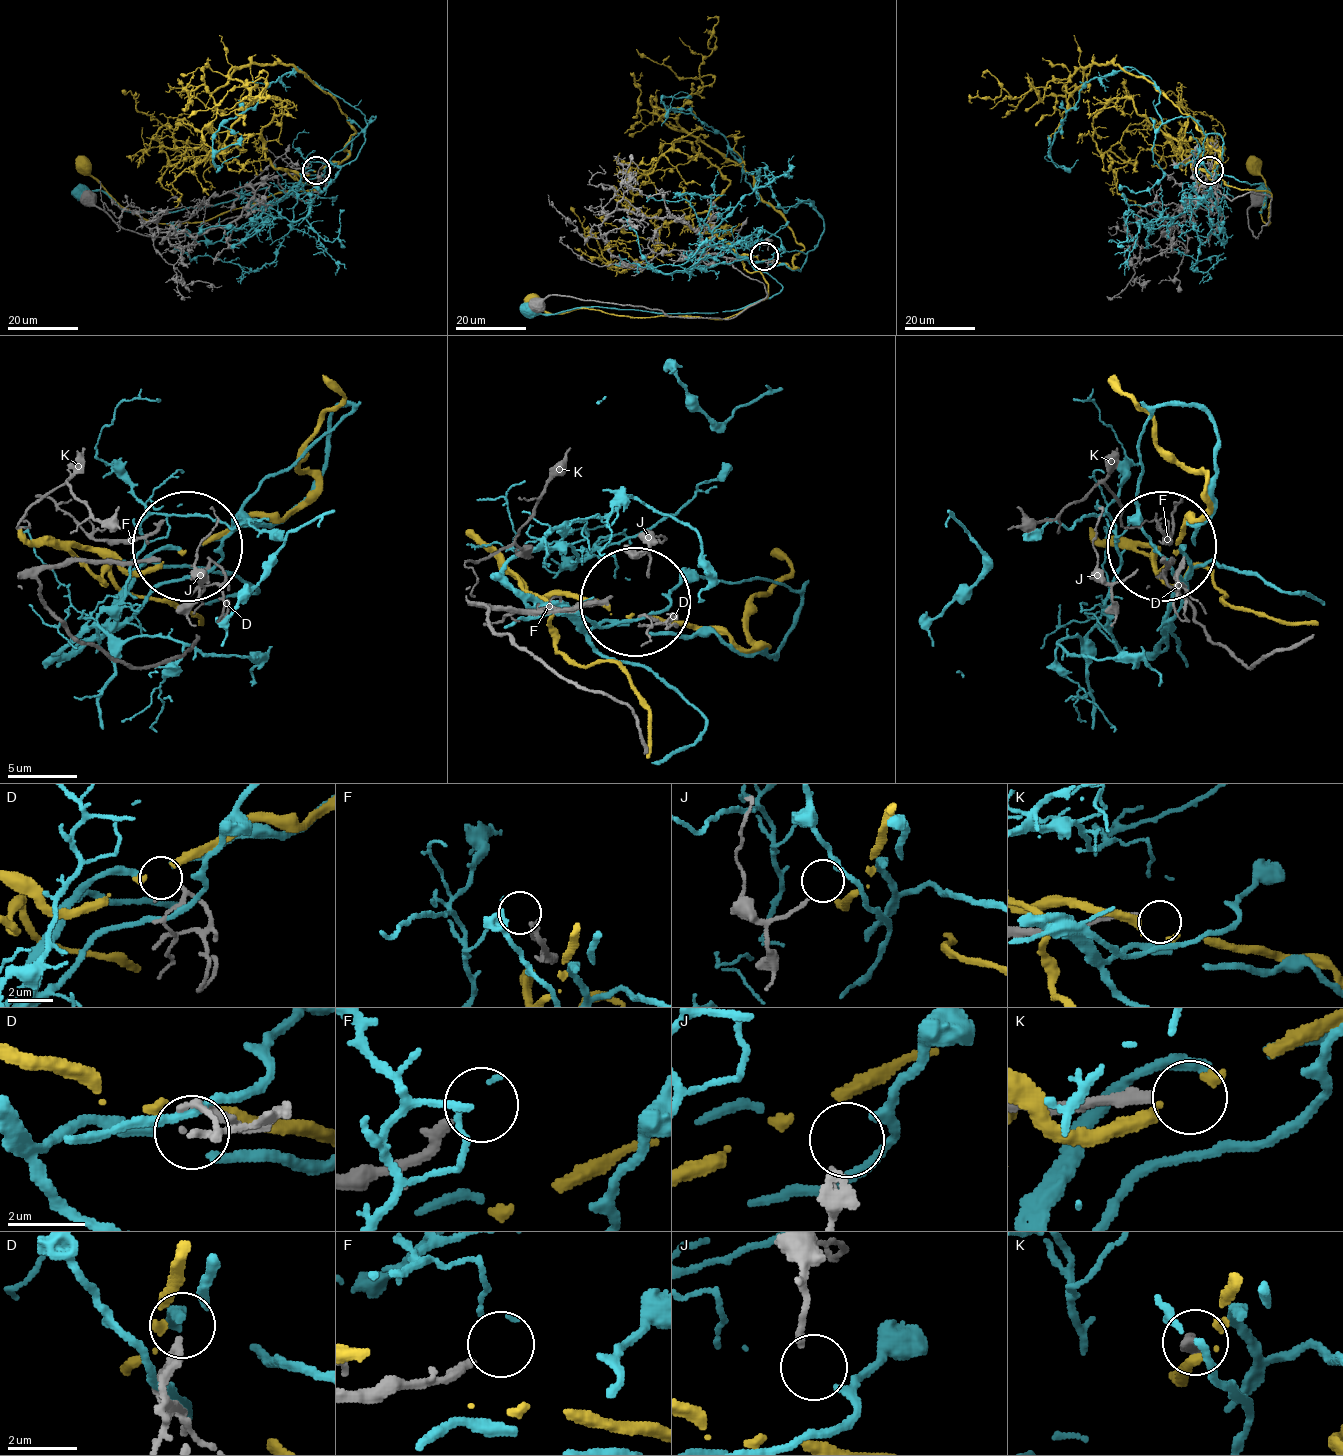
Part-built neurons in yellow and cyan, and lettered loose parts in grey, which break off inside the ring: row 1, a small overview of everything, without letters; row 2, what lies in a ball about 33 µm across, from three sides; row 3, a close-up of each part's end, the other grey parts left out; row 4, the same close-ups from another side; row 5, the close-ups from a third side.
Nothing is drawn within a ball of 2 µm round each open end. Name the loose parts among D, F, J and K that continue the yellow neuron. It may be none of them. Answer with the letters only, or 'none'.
none

